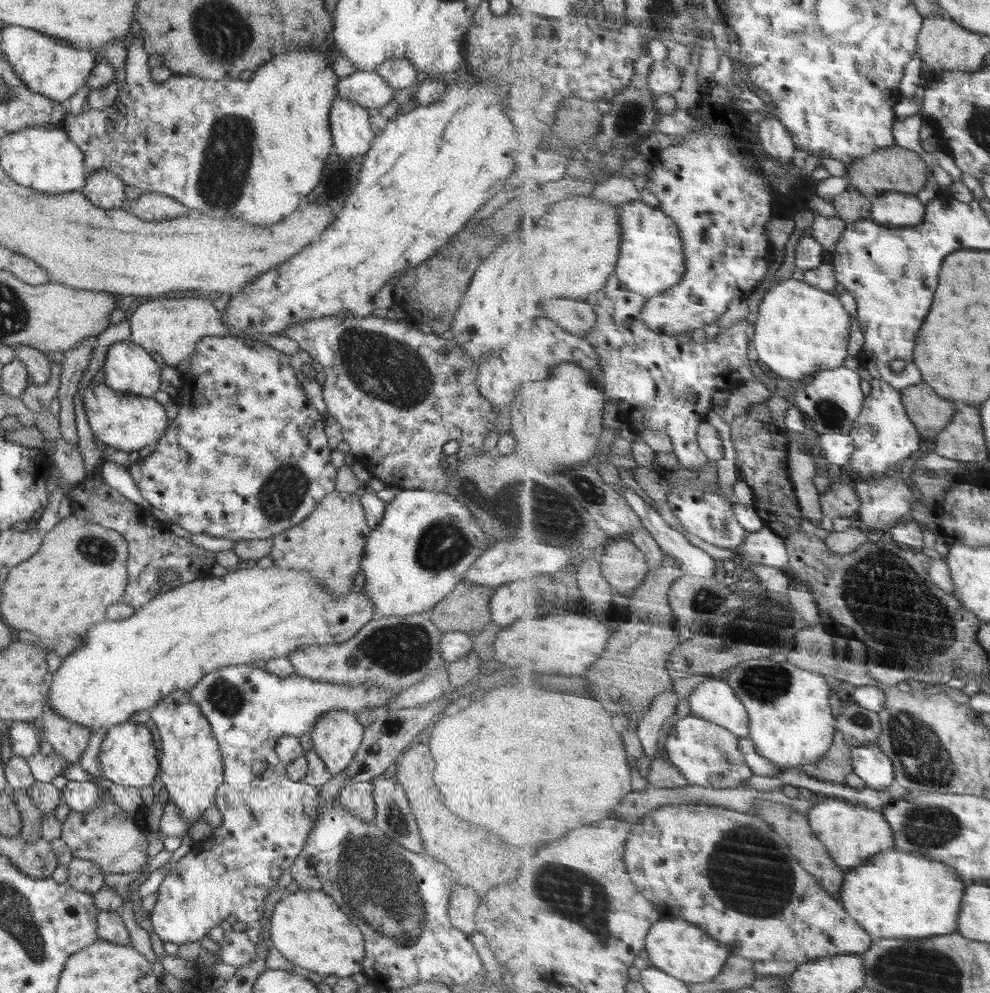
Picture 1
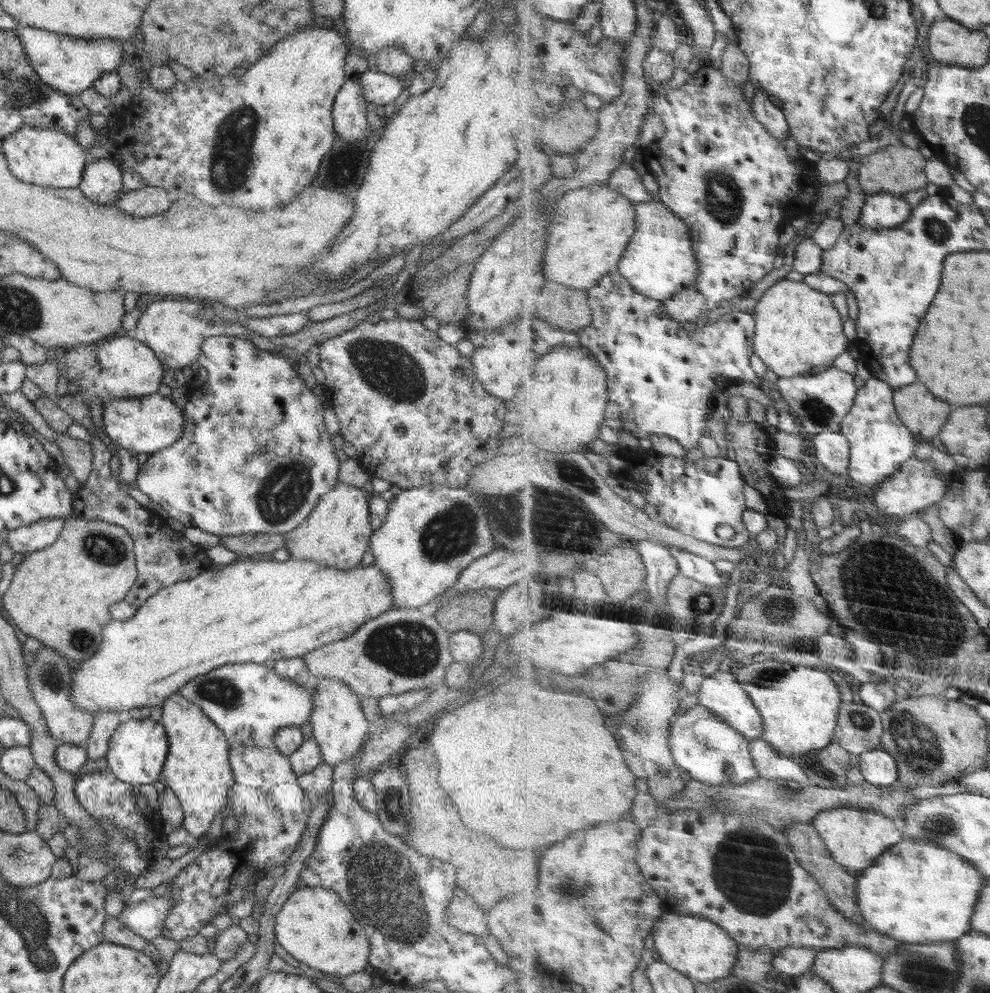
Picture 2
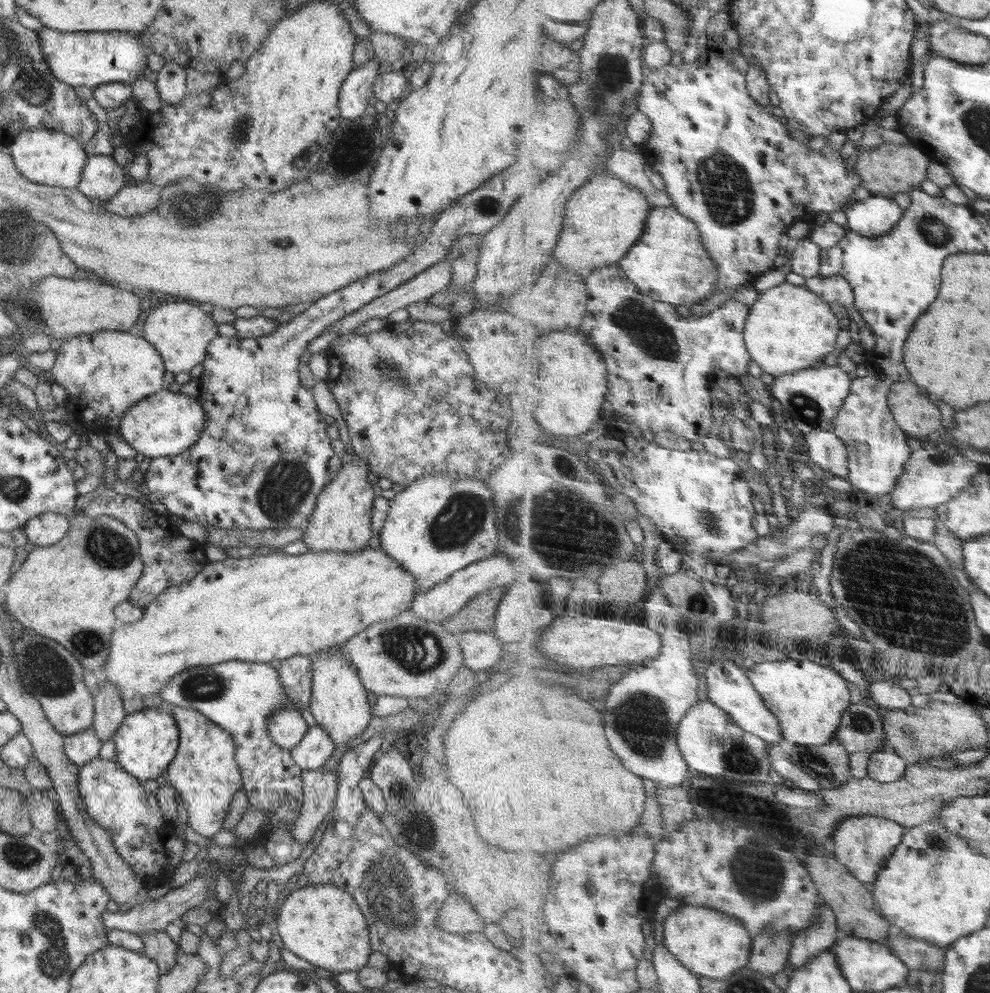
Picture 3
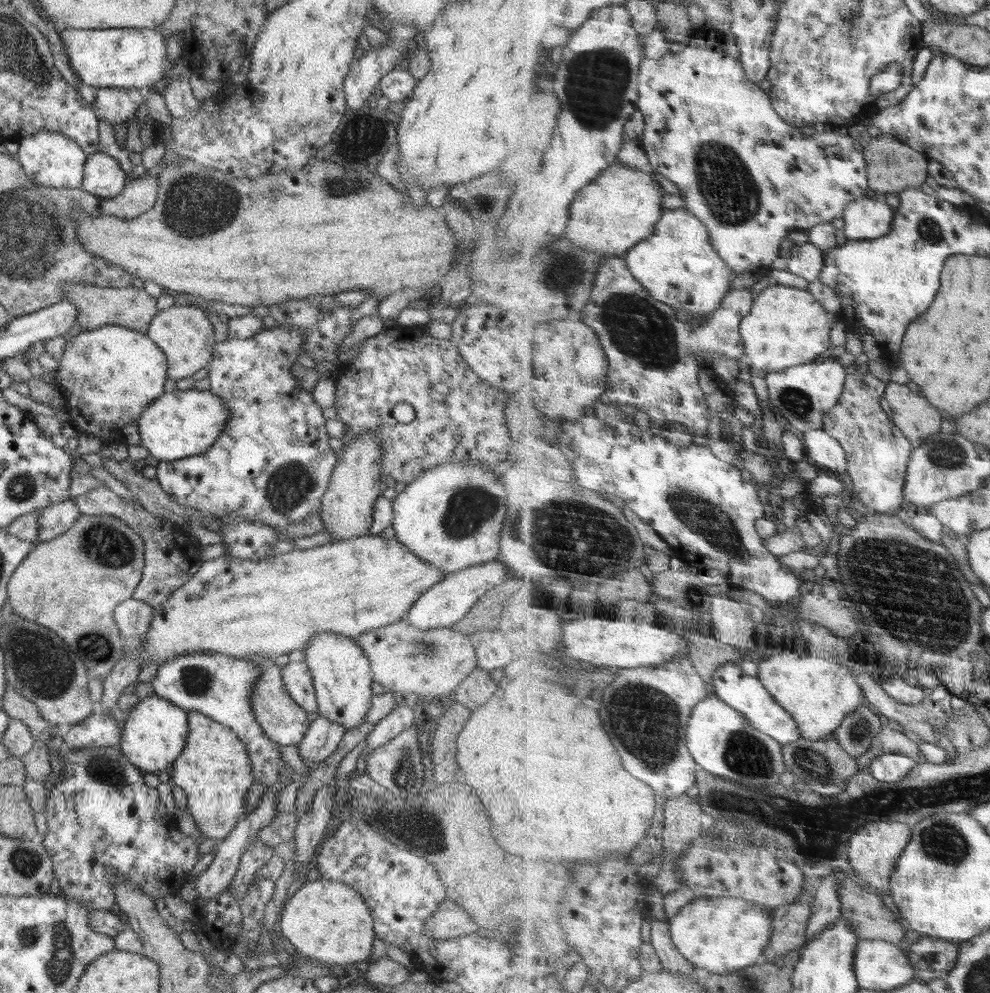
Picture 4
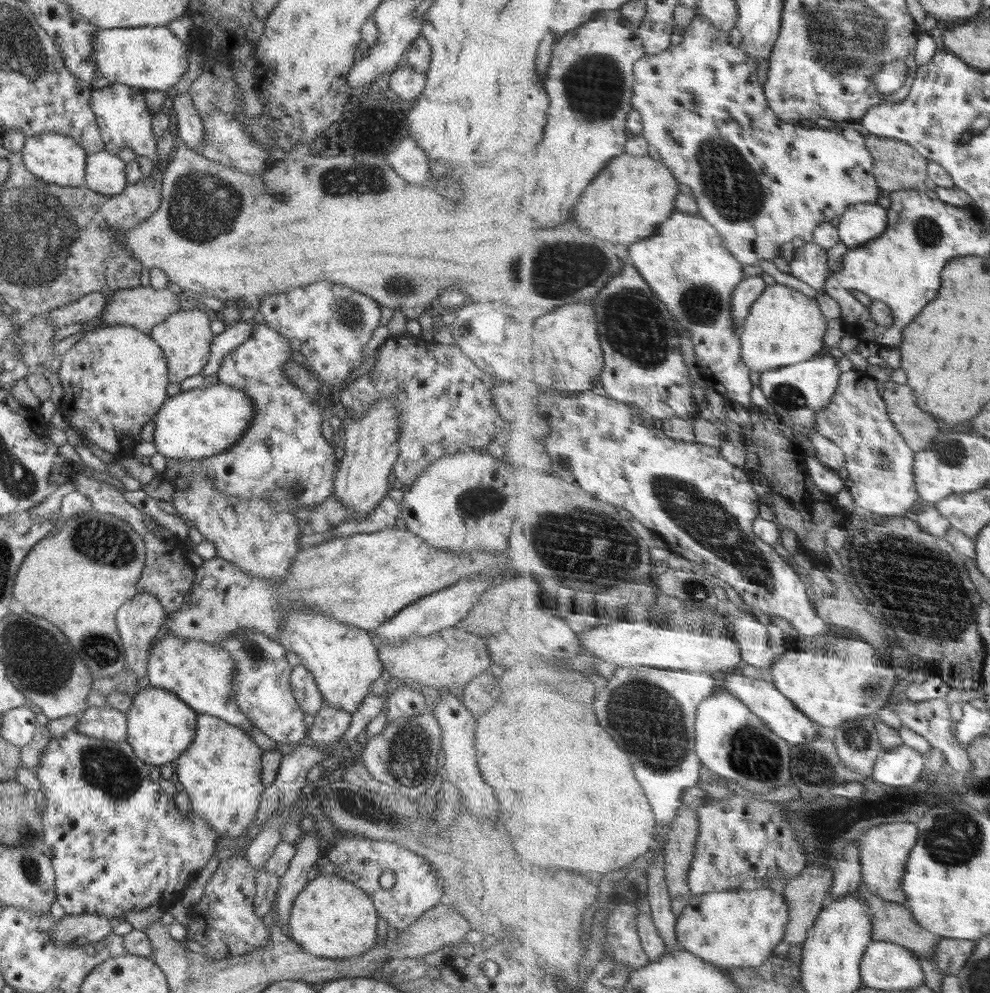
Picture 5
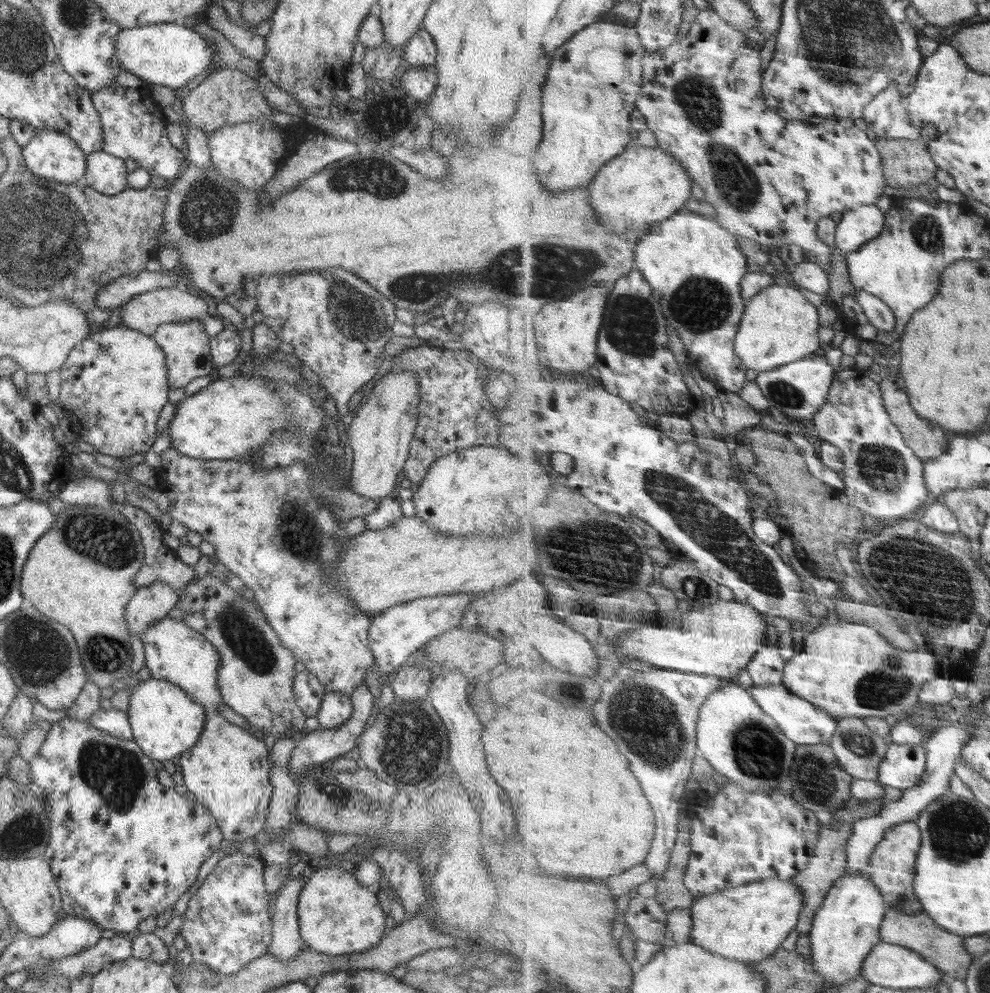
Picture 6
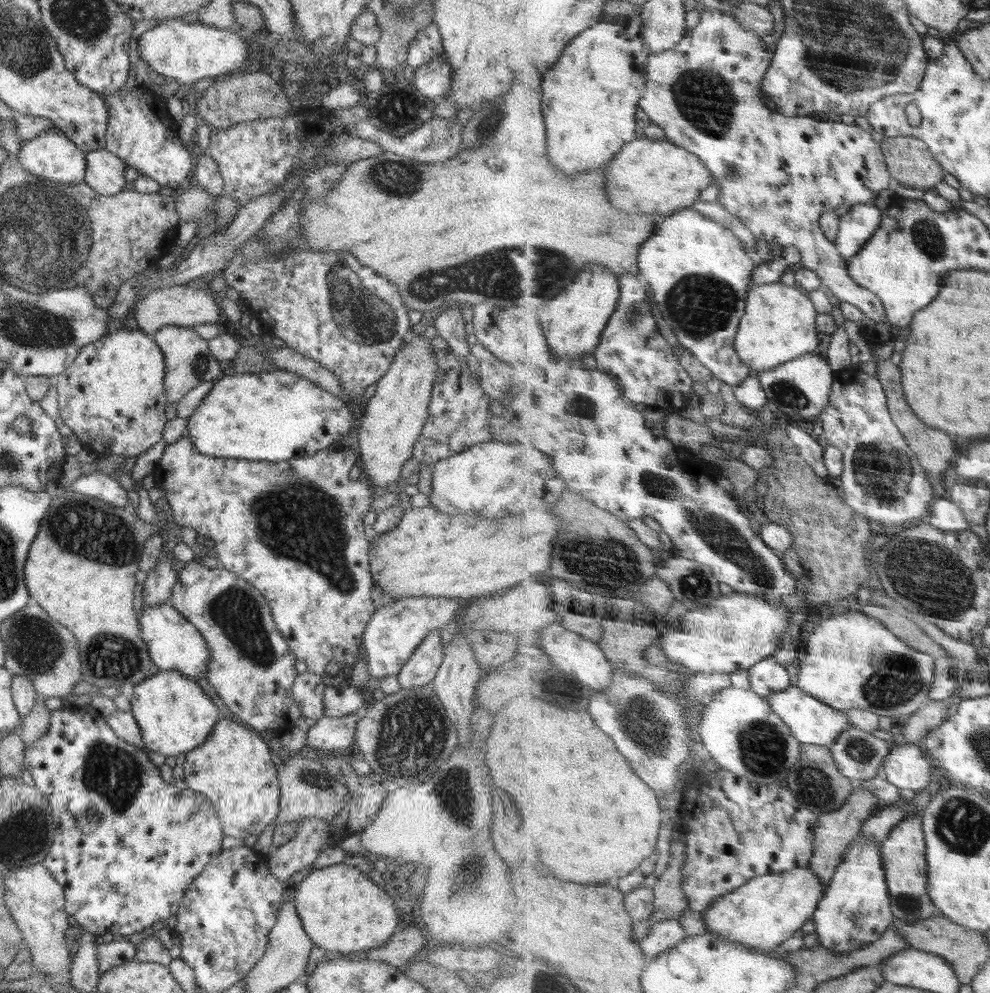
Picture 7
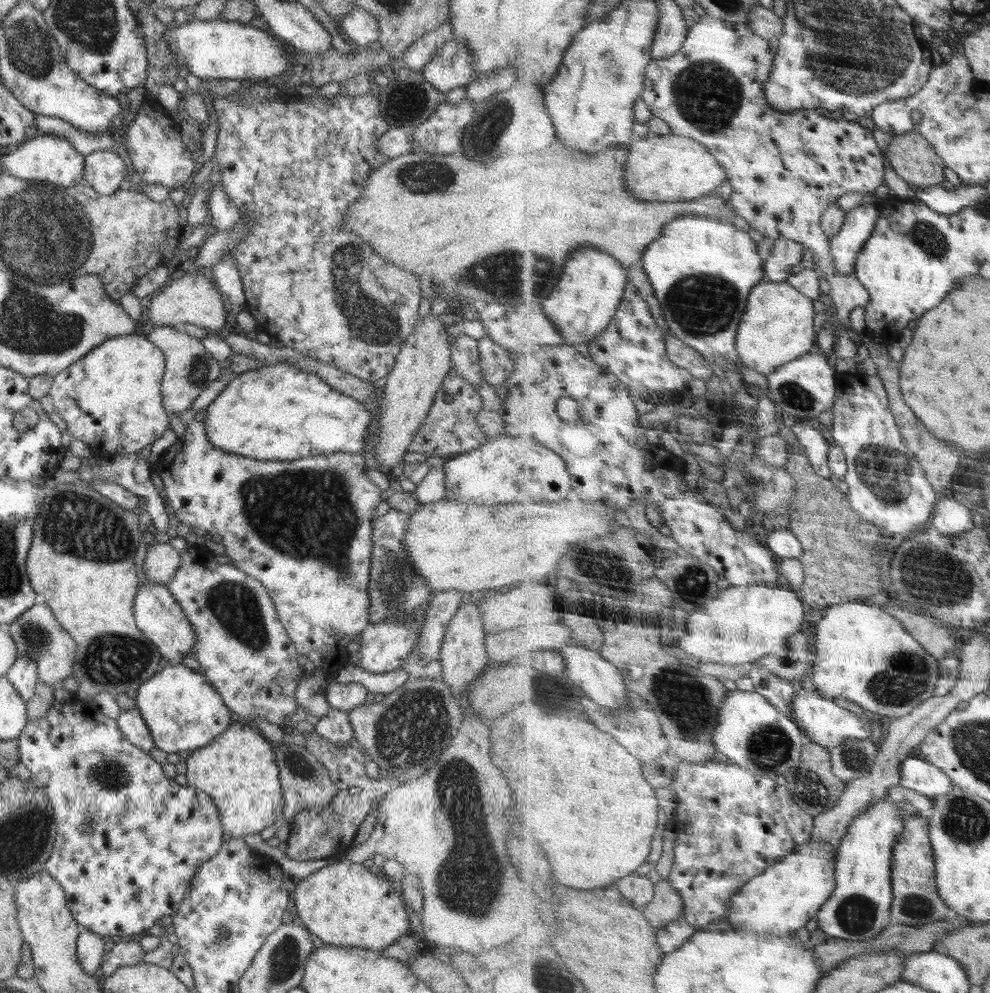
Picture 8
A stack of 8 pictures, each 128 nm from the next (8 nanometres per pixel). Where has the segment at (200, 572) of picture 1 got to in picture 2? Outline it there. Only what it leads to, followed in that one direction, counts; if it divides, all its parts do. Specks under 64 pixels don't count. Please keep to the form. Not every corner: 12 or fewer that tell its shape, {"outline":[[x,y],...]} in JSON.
{"outline":[[94,431],[90,476],[73,493],[81,519],[120,525],[138,574],[125,601],[213,563],[154,510],[120,490],[111,450]]}

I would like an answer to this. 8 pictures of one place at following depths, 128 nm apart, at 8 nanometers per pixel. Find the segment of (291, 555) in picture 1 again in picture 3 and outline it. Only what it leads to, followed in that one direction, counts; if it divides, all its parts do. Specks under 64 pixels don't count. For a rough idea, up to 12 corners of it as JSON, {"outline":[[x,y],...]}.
{"outline":[[347,457],[317,495],[302,532],[308,550],[368,545],[370,467]]}

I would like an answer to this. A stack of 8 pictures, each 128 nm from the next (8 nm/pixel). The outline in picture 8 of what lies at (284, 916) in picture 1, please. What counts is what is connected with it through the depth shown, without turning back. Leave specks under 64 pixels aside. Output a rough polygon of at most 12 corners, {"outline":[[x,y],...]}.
{"outline":[[338,860],[295,912],[323,943],[381,952],[407,935],[388,873]]}

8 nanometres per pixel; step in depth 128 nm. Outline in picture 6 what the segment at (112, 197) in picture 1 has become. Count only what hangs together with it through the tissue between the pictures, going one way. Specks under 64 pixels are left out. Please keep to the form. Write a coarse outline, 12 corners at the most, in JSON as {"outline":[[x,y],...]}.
{"outline":[[86,155],[84,182],[112,196],[127,187],[124,159]]}

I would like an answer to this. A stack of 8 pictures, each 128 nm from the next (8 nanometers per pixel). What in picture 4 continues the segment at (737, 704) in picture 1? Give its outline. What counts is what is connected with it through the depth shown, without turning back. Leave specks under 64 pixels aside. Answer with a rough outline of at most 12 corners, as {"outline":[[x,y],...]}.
{"outline":[[723,665],[715,693],[783,745],[802,739],[795,716],[760,677]]}

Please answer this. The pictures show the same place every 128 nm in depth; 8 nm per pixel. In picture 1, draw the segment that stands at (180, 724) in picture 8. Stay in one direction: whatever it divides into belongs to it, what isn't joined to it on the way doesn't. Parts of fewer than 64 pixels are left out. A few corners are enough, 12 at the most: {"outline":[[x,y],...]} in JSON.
{"outline":[[127,722],[106,730],[106,779],[140,789],[158,776],[152,730]]}

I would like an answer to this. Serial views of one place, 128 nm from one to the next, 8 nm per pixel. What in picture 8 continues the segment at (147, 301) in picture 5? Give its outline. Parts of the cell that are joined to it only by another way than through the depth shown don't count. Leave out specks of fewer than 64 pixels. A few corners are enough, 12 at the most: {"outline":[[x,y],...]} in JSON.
{"outline":[[206,275],[166,283],[148,306],[156,325],[218,334],[229,305]]}

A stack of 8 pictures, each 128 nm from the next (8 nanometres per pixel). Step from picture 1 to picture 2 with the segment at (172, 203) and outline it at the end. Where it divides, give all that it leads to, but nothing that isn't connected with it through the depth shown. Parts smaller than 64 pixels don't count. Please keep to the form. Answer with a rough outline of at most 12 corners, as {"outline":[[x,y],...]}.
{"outline":[[164,188],[124,190],[115,206],[145,218],[165,212],[178,198]]}

